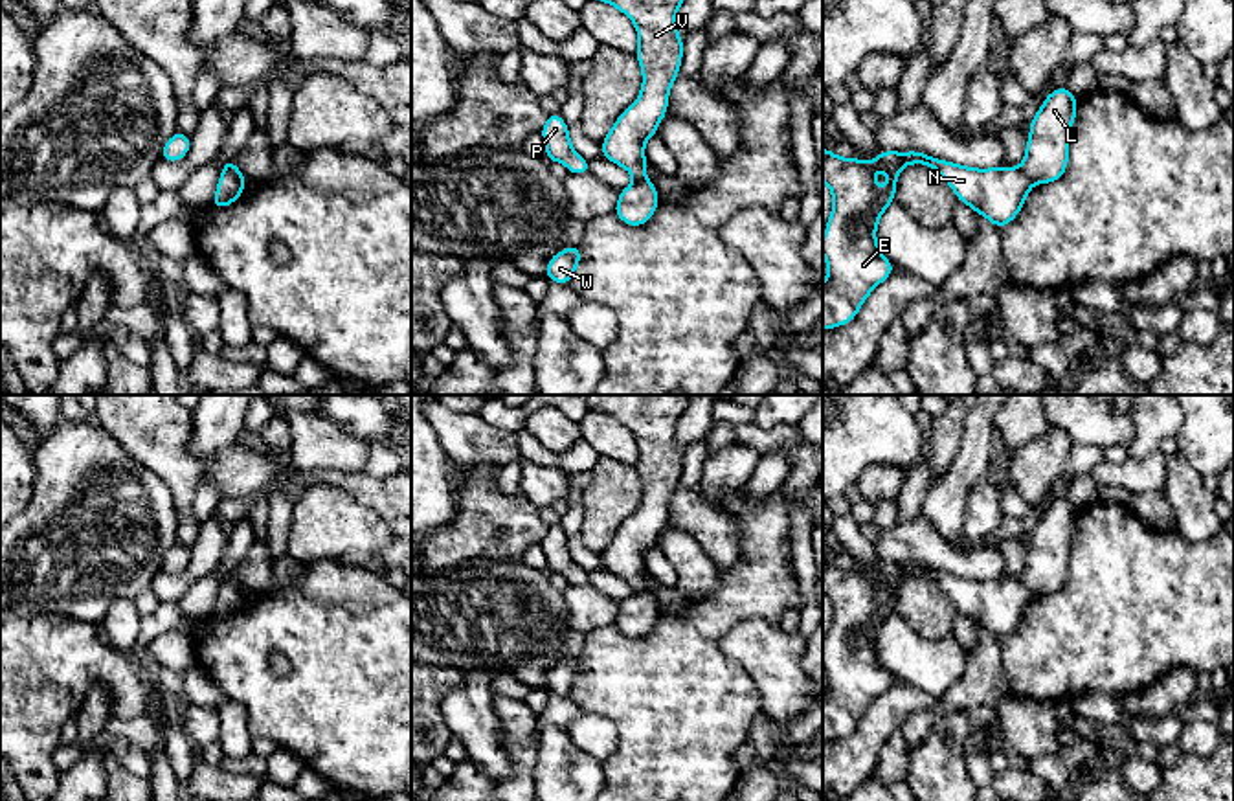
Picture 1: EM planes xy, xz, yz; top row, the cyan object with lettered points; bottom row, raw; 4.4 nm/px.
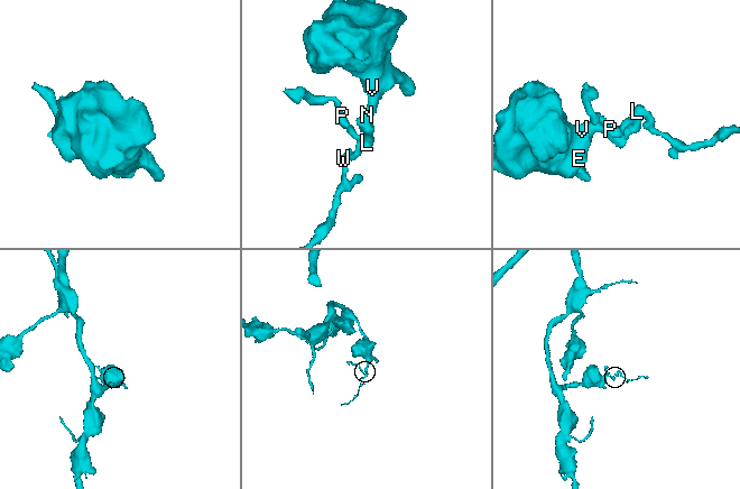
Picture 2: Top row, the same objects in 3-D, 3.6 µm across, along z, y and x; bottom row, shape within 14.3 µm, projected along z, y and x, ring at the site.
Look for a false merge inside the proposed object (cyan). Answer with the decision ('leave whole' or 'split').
split

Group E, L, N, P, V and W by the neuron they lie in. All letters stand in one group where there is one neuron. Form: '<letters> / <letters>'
E N V / L P W

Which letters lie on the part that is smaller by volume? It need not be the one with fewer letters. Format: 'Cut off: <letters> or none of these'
Cut off: L, P, W

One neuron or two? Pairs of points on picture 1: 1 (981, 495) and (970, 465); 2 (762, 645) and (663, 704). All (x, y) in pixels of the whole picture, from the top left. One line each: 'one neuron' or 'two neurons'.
1: two neurons
2: two neurons

